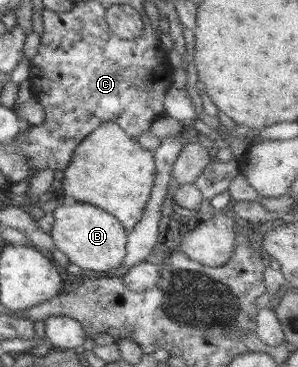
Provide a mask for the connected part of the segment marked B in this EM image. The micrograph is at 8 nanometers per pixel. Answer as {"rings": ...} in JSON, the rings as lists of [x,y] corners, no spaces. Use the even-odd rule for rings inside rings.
{"rings":[[[69,202],[56,208],[50,232],[55,247],[61,250],[72,264],[83,270],[106,272],[117,269],[126,256],[127,232],[112,214],[87,203]]]}

